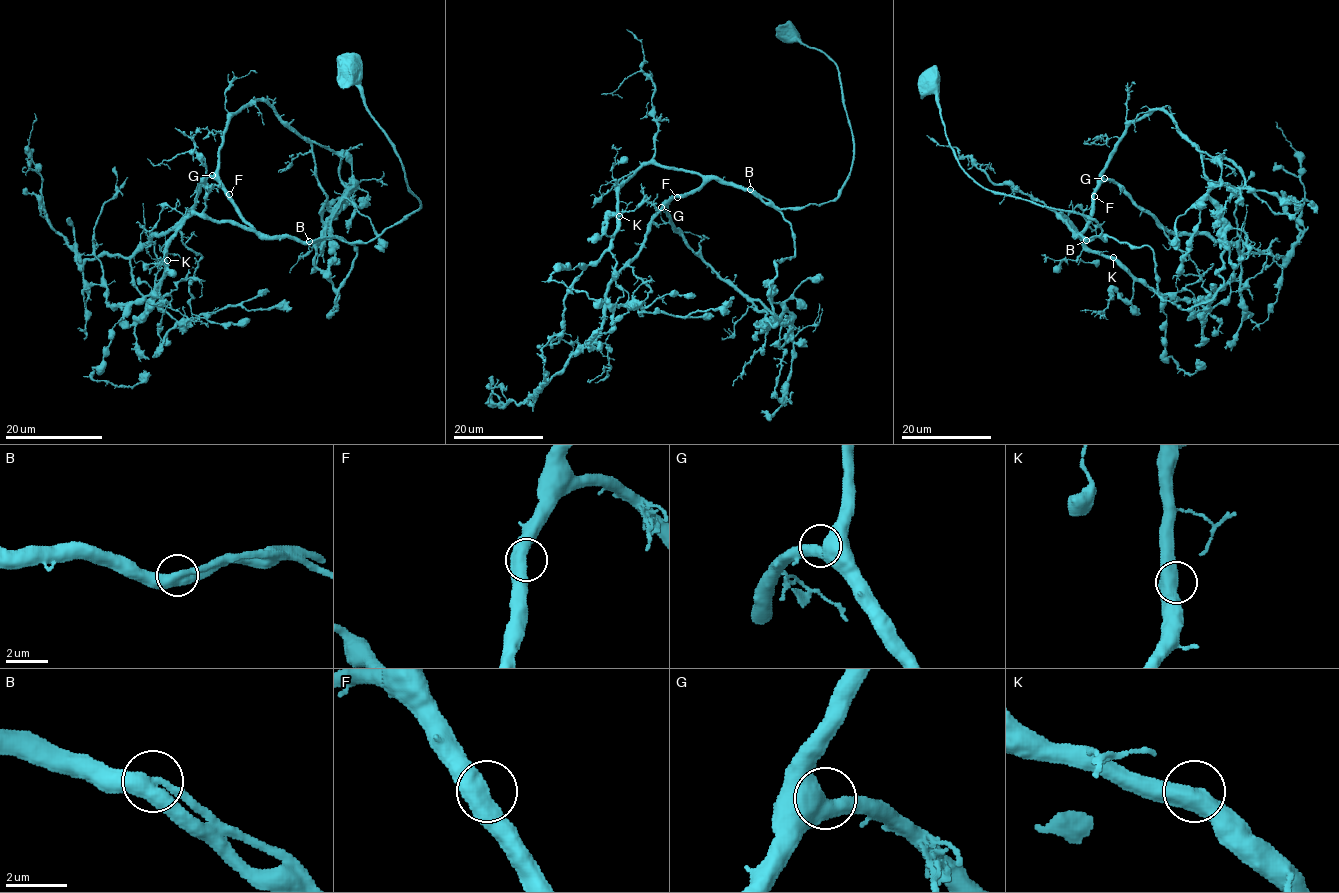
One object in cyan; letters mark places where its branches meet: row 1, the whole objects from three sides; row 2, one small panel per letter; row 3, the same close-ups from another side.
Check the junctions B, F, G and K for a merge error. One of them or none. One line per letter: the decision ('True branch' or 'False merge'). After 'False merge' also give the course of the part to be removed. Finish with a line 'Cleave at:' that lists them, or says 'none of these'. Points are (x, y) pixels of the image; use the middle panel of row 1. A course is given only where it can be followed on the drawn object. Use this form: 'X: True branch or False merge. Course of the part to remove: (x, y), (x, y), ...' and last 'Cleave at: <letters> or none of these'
B: True branch
F: True branch
G: True branch
K: True branch
Cleave at: none of these

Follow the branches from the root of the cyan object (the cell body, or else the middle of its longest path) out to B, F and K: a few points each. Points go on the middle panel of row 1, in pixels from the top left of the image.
B: (789, 31), (836, 66), (853, 137), (851, 172), (832, 201), (803, 207), (779, 208), (751, 189)
F: (789, 31), (838, 72), (853, 137), (841, 193), (779, 208), (709, 178), (677, 197)
K: (789, 31), (838, 72), (853, 137), (841, 193), (779, 208), (712, 178), (643, 163), (618, 189), (619, 216)

